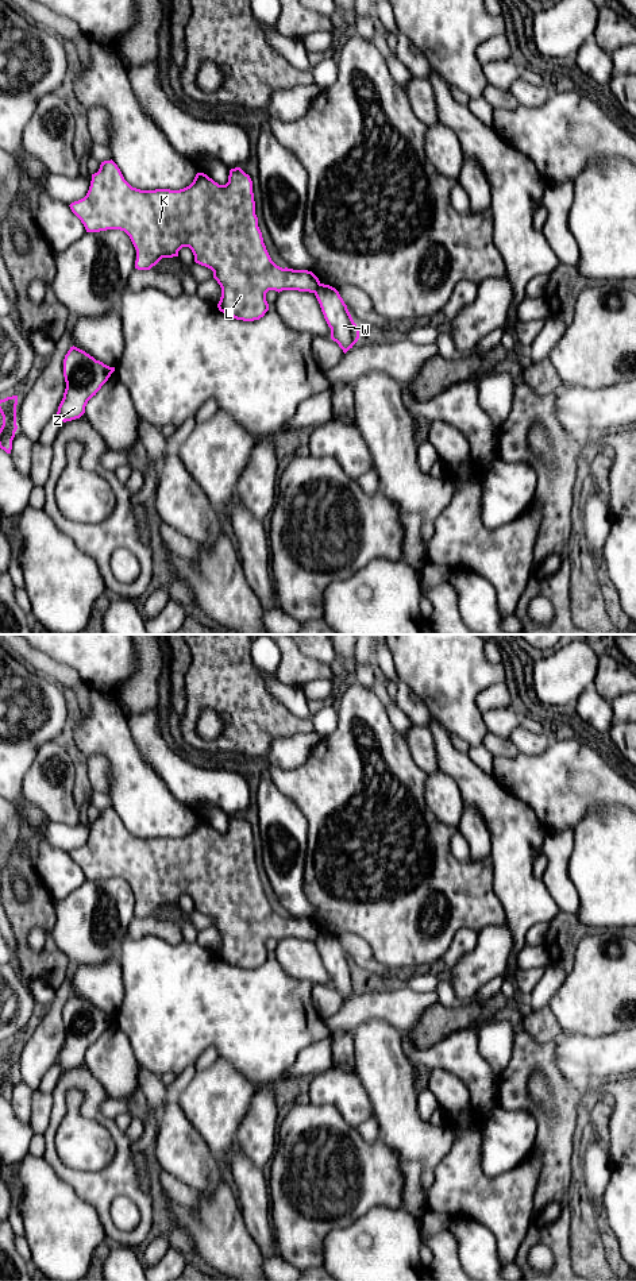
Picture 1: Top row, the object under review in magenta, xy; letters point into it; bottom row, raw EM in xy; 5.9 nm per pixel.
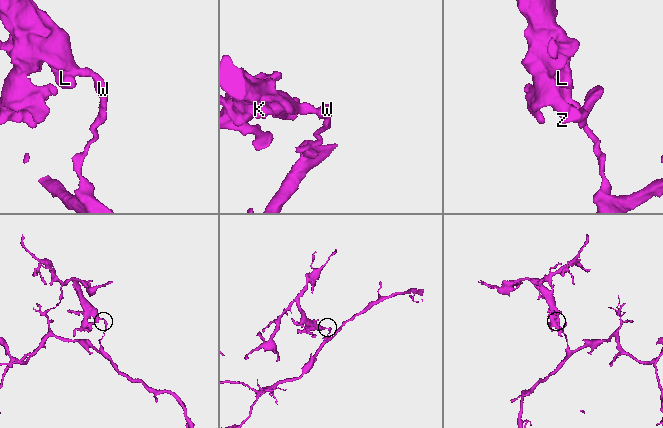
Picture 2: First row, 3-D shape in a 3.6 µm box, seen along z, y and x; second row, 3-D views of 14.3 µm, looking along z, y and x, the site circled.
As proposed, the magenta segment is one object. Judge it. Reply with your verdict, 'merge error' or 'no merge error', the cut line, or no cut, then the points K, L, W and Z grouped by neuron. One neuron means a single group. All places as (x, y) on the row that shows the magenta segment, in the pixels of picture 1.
merge error; cut xy (320, 284), (313, 292); groups K L Z / W

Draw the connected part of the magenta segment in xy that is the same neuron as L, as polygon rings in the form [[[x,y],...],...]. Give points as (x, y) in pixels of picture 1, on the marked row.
[[[112,159],[104,161],[99,171],[92,174],[86,196],[69,207],[86,232],[124,231],[136,250],[138,270],[150,270],[162,258],[178,256],[182,247],[189,247],[194,262],[211,269],[221,288],[219,310],[236,320],[254,321],[263,317],[269,310],[269,290],[315,293],[320,285],[312,271],[282,269],[271,261],[258,227],[253,181],[240,167],[230,170],[226,185],[197,173],[193,182],[180,190],[140,190],[124,180]]]

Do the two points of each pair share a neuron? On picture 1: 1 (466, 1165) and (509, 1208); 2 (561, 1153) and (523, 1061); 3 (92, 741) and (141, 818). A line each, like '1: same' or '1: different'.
1: same
2: same
3: same

